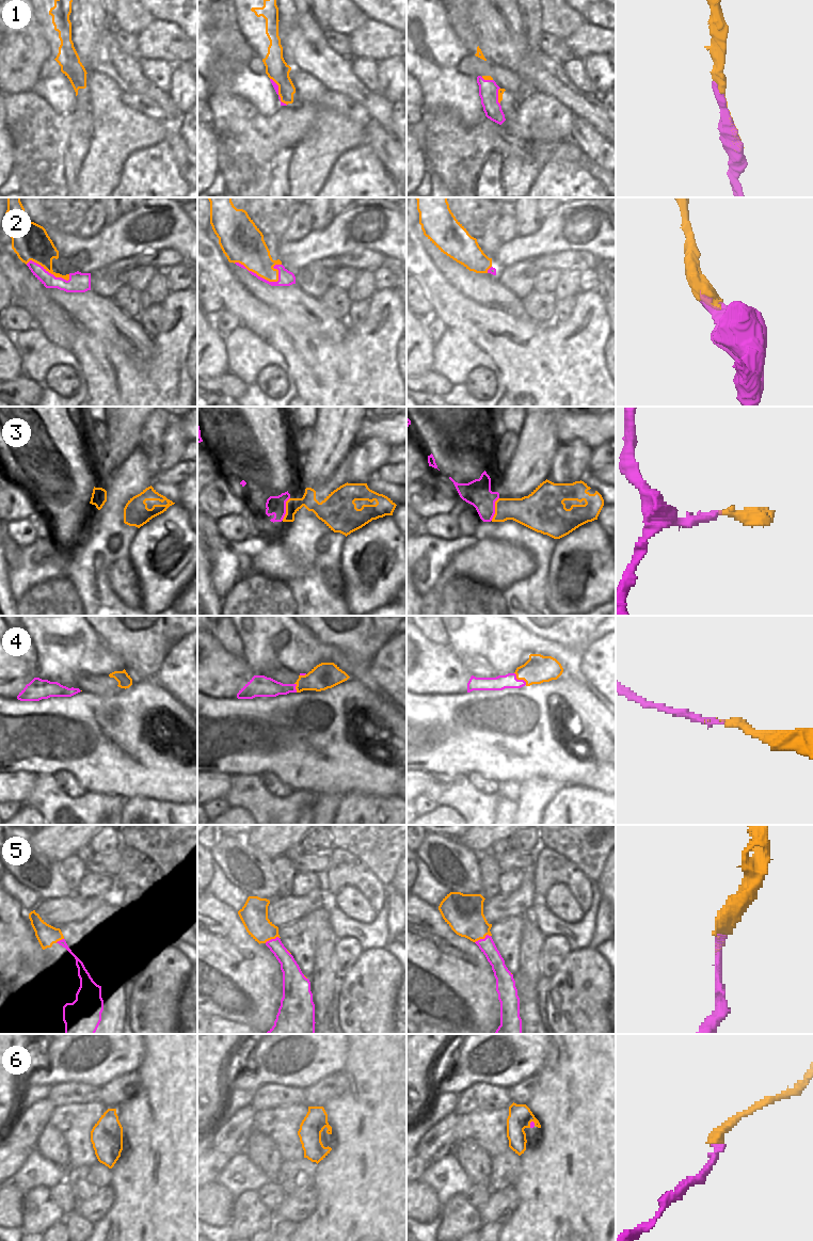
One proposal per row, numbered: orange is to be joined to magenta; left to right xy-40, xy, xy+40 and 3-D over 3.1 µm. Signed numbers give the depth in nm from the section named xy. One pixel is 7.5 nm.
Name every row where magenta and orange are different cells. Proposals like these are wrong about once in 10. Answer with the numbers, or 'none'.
none

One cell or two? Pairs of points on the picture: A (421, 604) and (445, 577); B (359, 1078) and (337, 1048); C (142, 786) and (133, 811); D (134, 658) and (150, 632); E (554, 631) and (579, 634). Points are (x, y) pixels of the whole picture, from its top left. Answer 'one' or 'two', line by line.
A: one
B: two
C: two
D: one
E: one

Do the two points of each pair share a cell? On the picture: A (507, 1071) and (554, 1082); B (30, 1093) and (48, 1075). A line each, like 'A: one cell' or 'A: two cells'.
A: two cells
B: two cells

